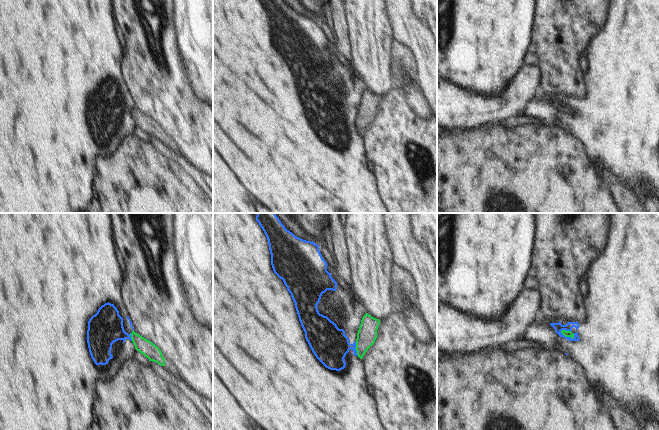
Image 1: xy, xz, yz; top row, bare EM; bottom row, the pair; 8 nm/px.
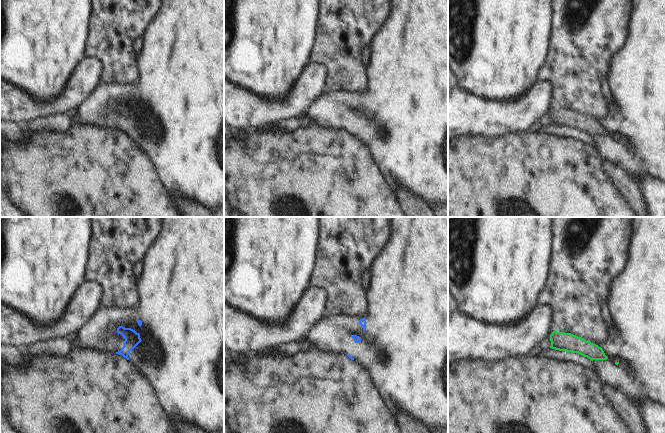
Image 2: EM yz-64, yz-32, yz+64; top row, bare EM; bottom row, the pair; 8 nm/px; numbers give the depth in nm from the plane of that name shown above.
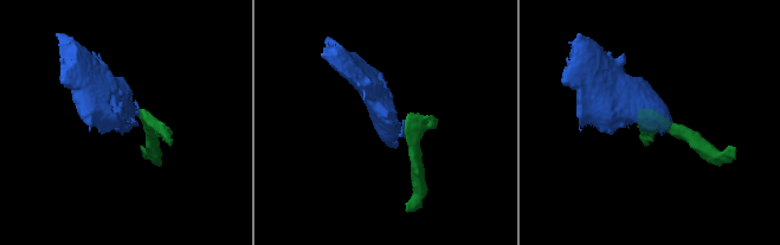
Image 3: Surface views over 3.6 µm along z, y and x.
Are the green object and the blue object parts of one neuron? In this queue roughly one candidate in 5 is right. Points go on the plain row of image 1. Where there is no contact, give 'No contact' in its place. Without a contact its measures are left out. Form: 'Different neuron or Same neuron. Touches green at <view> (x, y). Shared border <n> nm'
Different neuron. Touches green at yz (567, 112). Shared border 130 nm.

